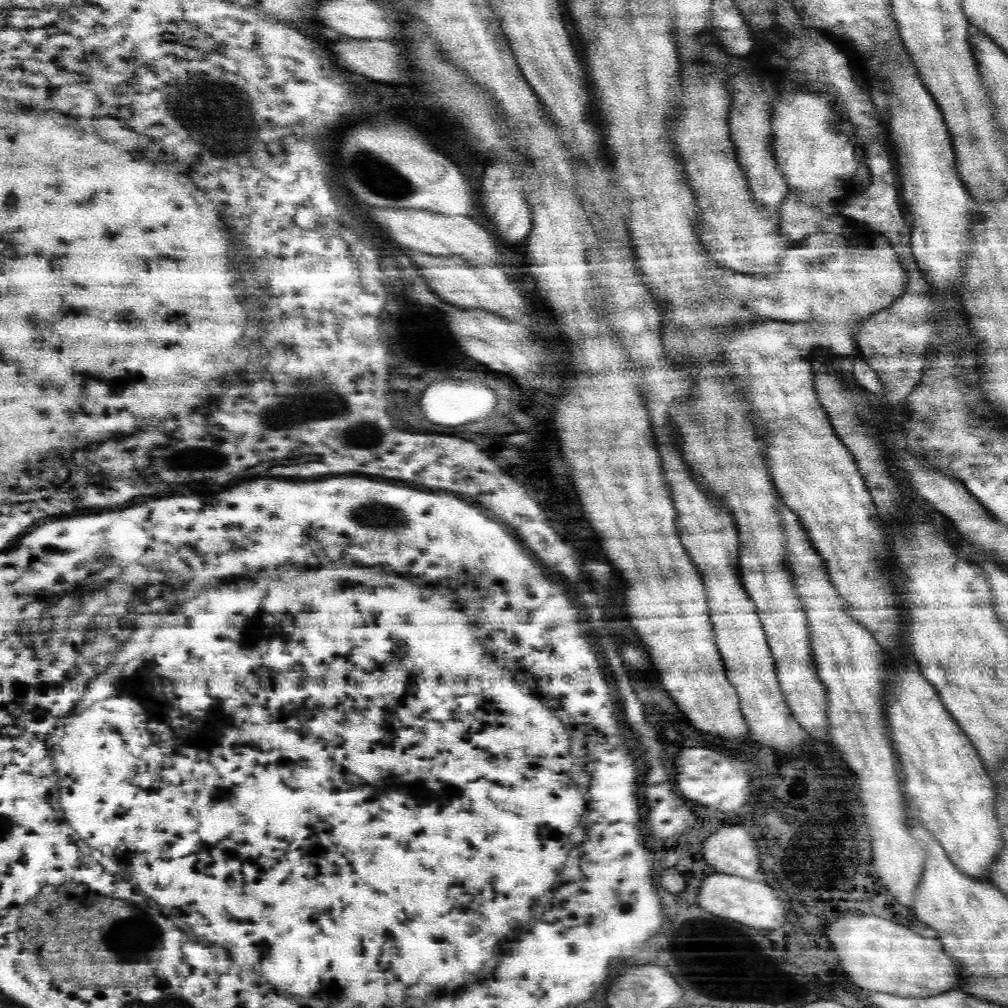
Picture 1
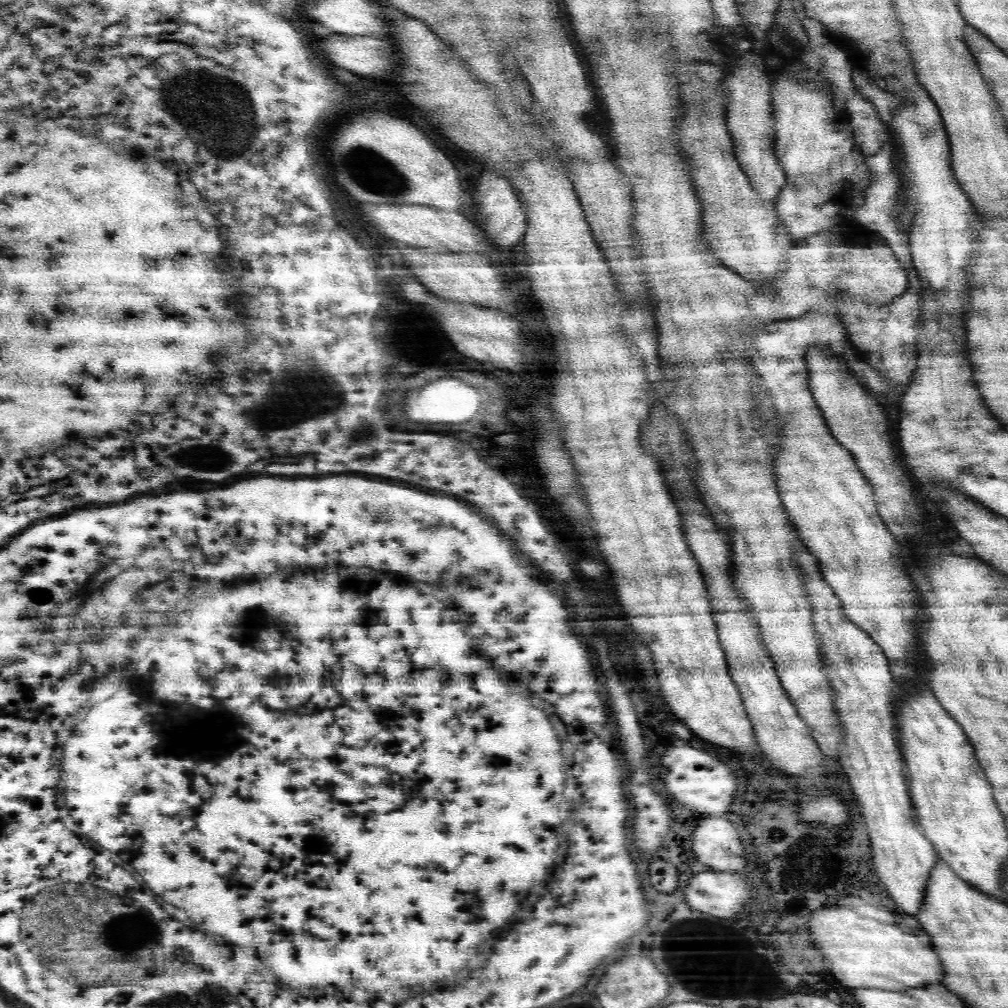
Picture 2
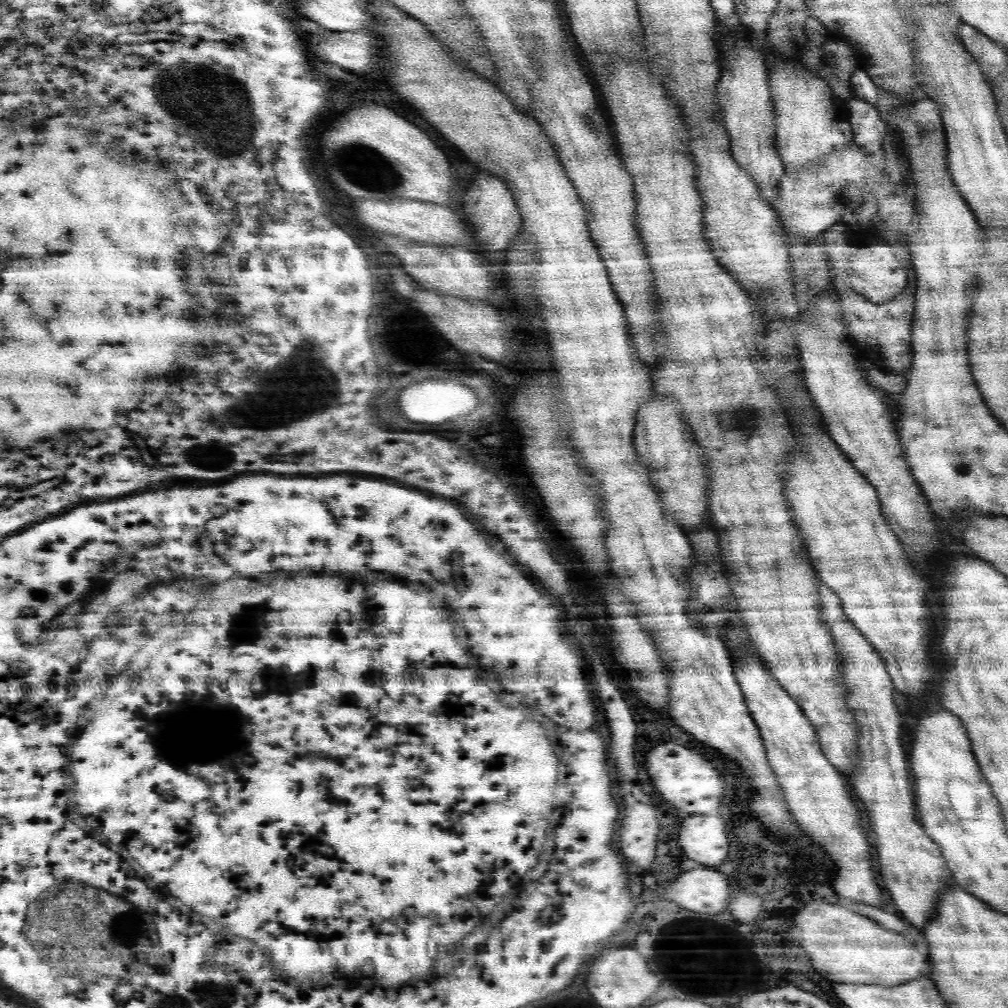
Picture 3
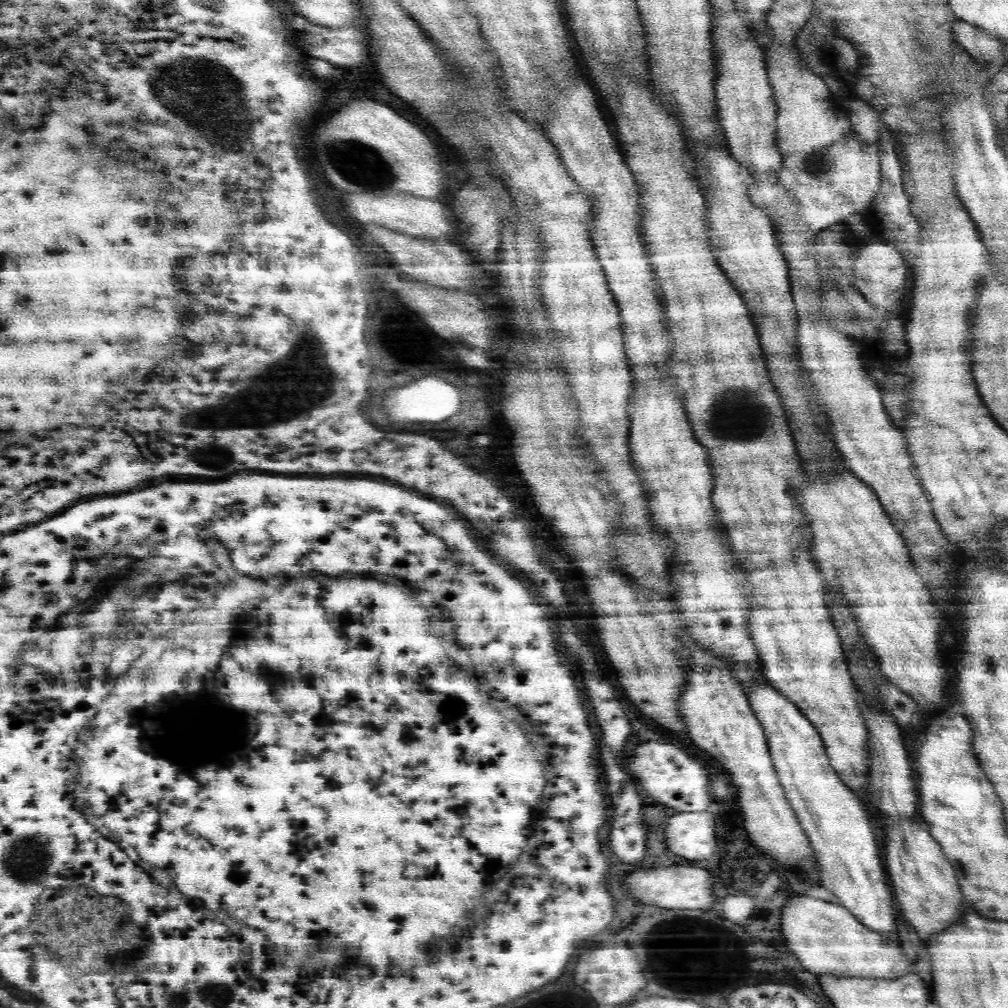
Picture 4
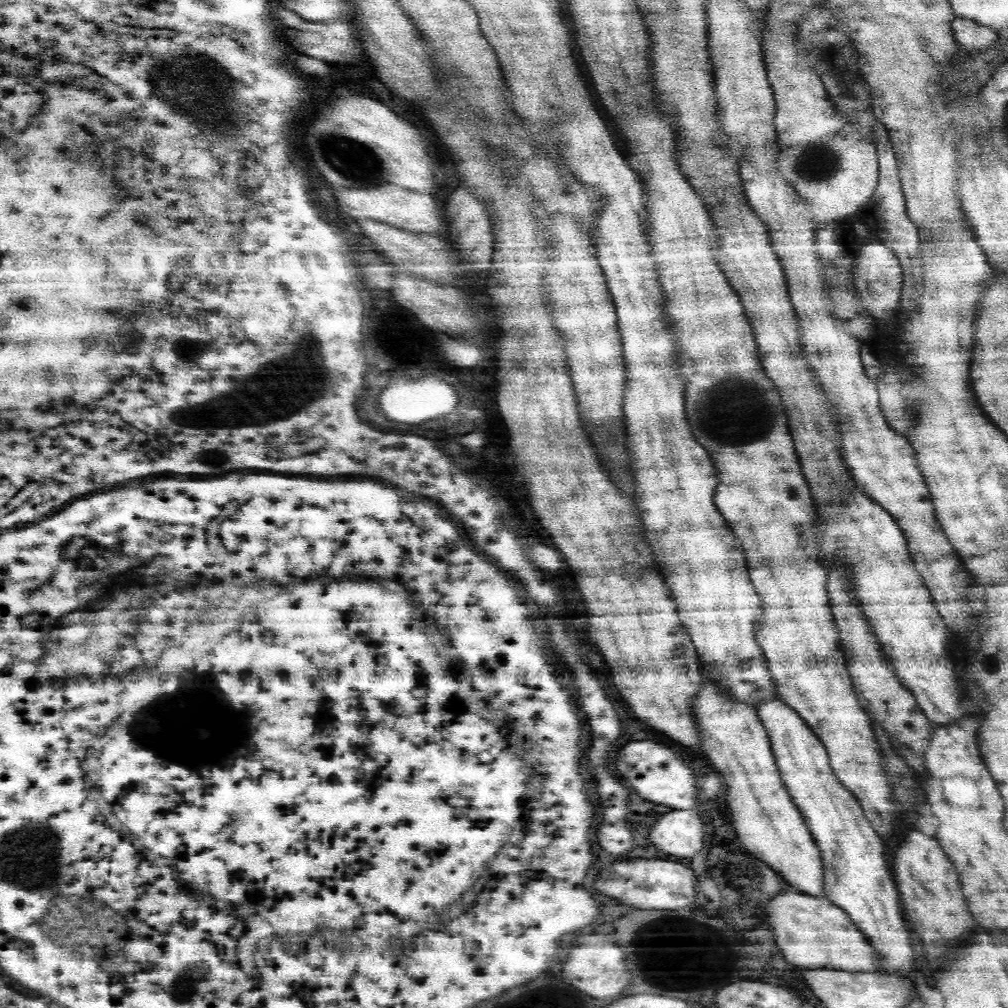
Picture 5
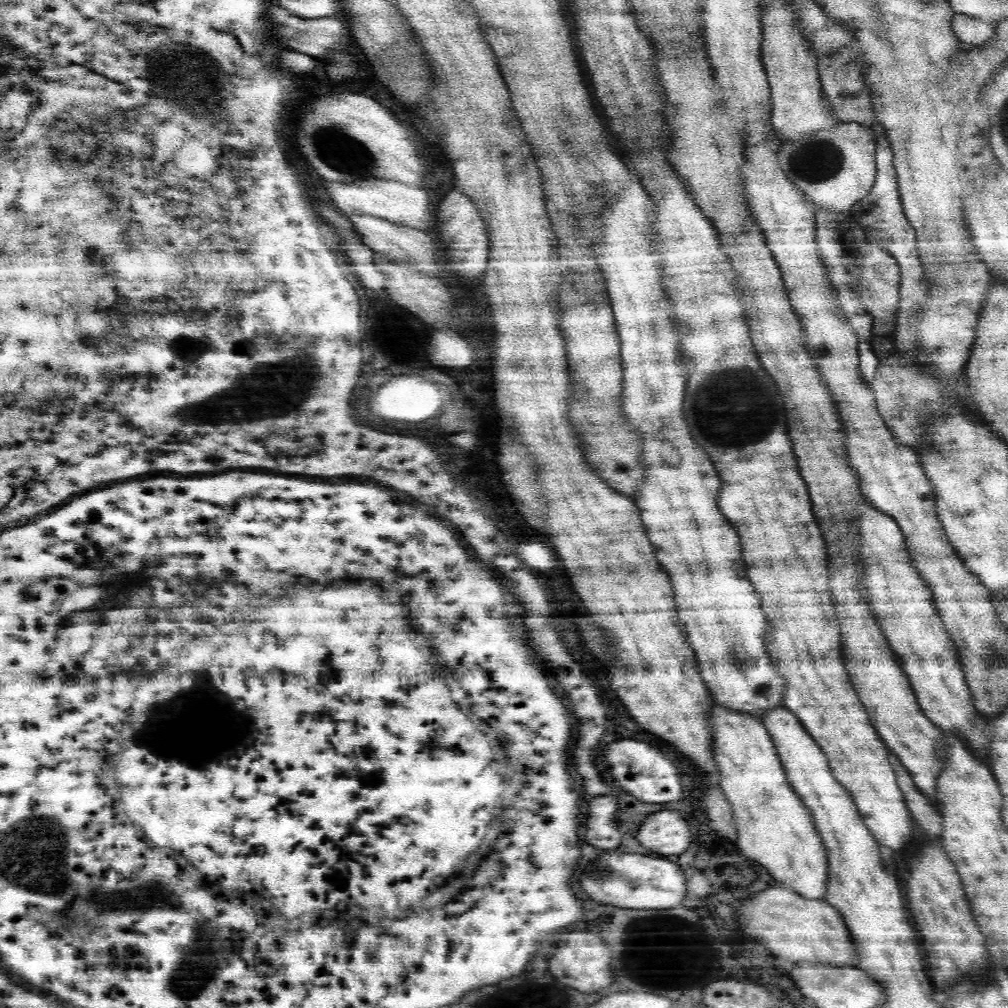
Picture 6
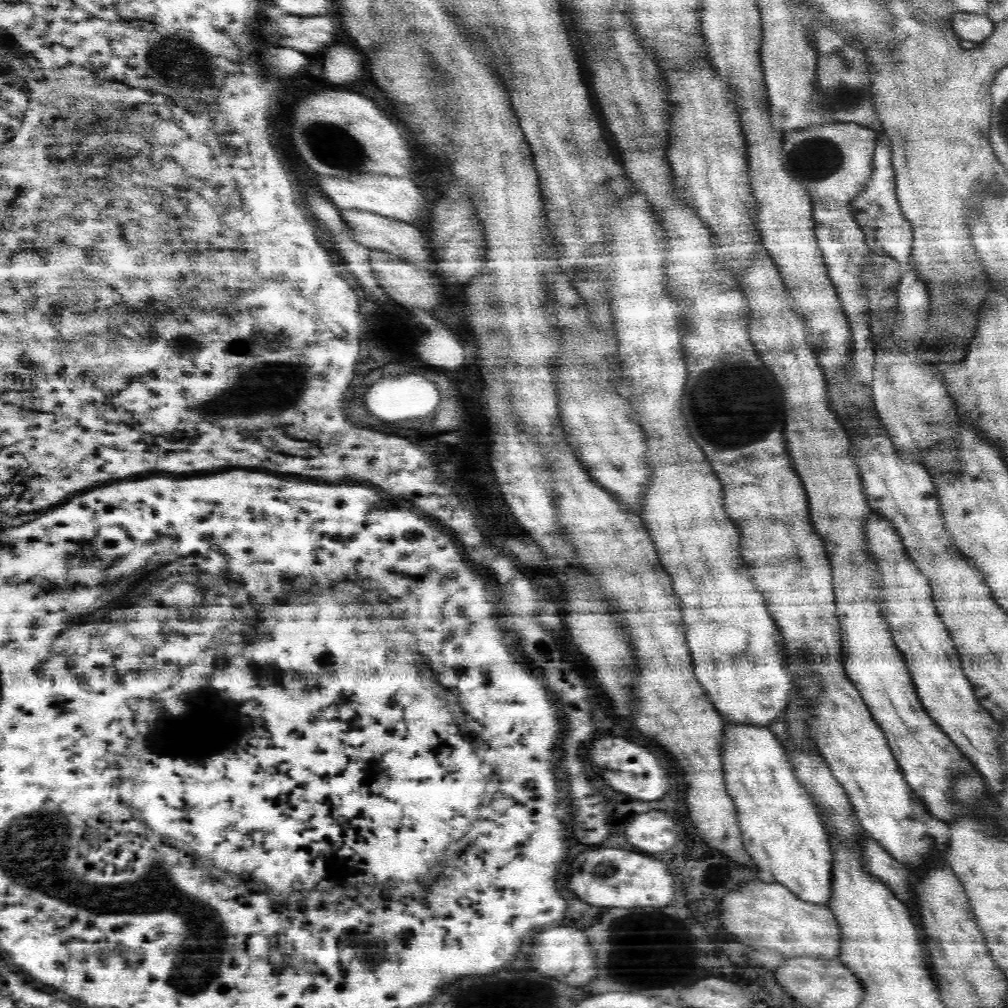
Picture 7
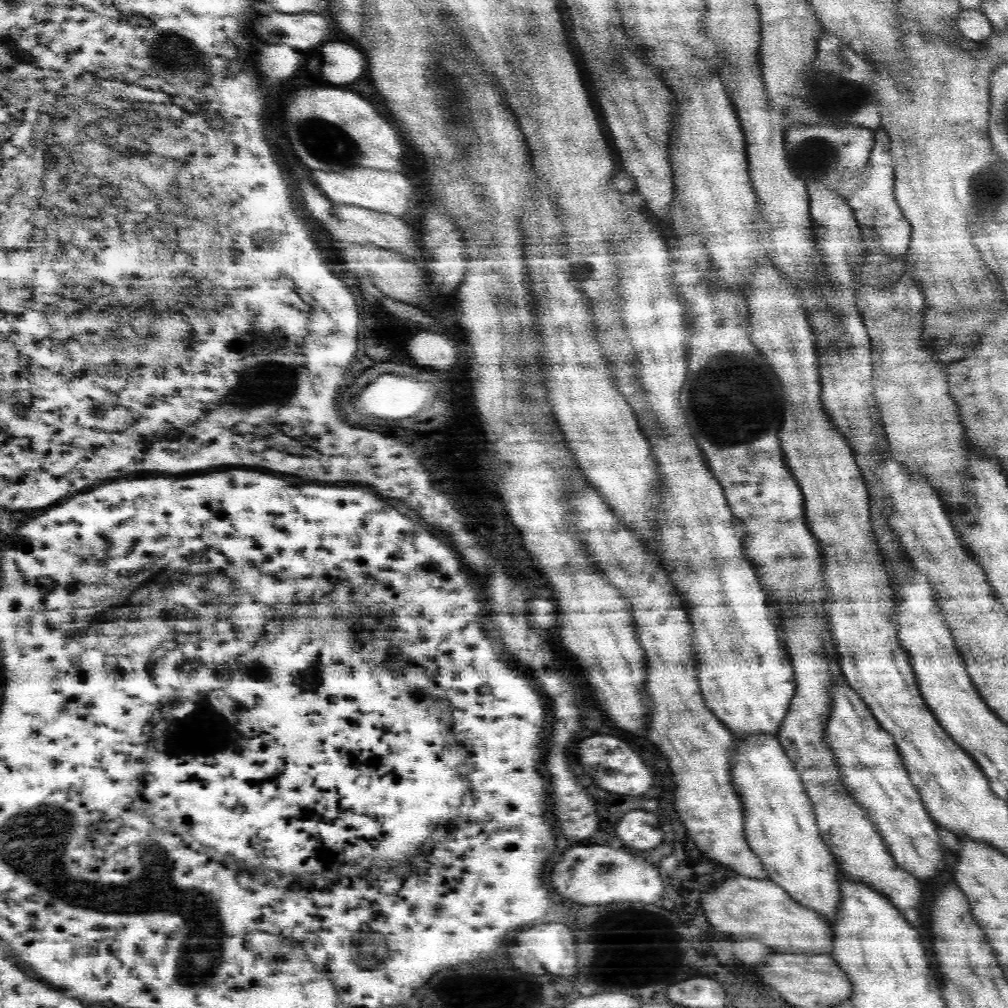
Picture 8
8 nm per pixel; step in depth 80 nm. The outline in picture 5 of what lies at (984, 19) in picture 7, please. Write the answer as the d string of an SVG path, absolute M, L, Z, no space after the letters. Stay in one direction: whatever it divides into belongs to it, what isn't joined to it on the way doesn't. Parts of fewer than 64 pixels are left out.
M956 17L951 22L951 27L953 28L953 36L960 46L967 50L968 54L974 54L977 57L978 53L976 54L976 52L987 52L994 45L995 40L998 39L998 33L993 28L979 24L969 18Z

